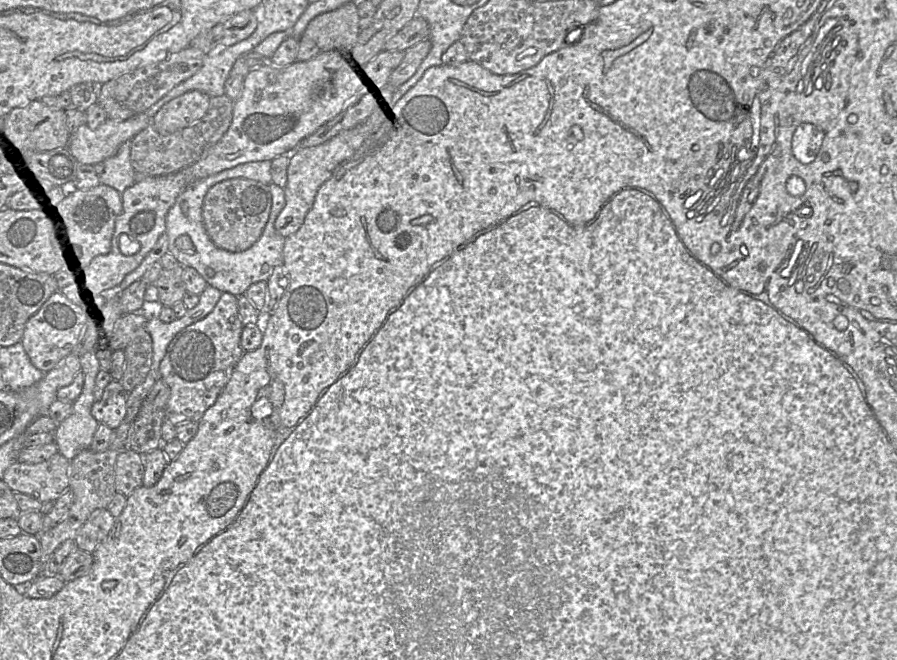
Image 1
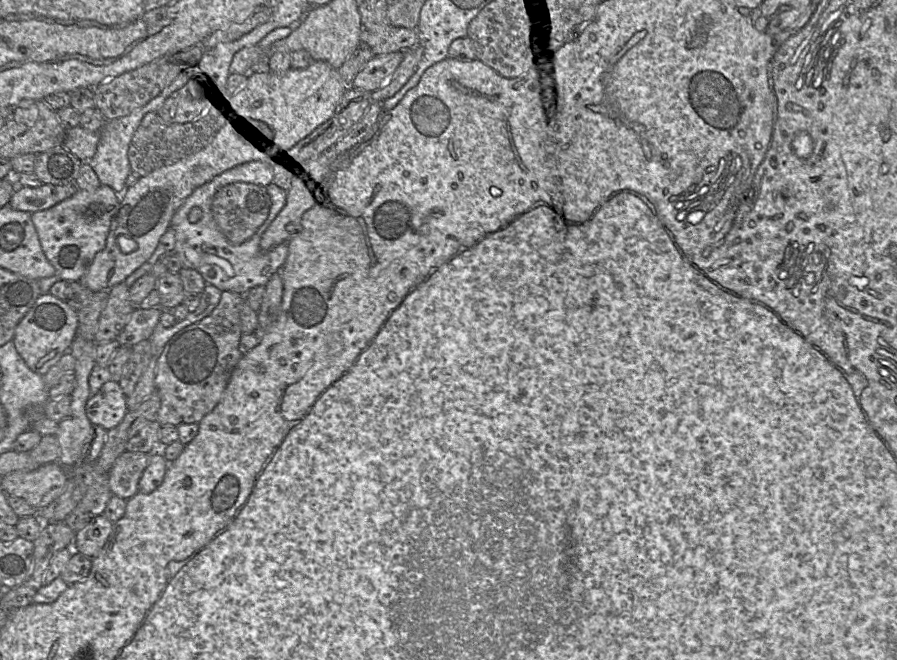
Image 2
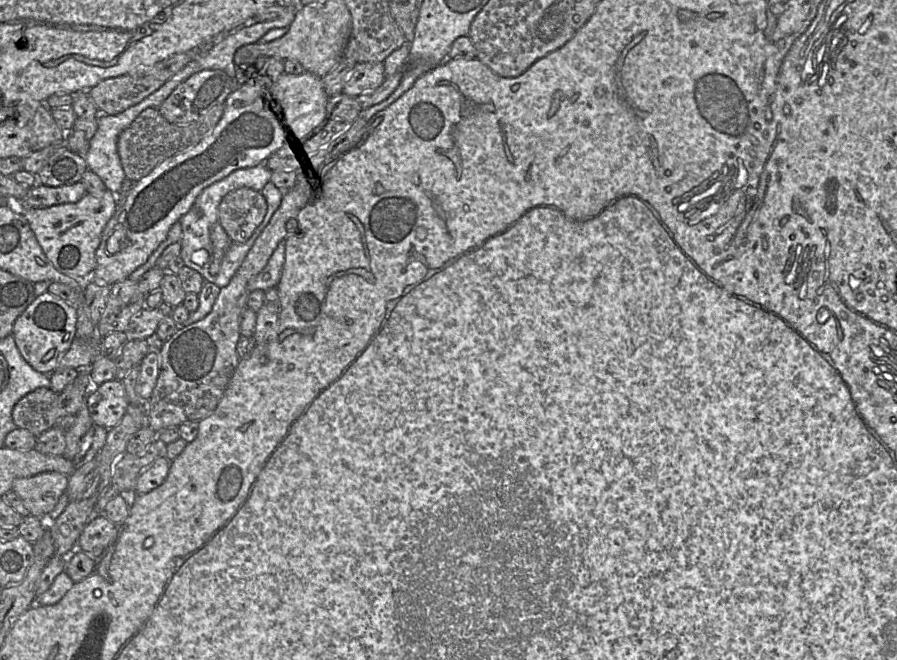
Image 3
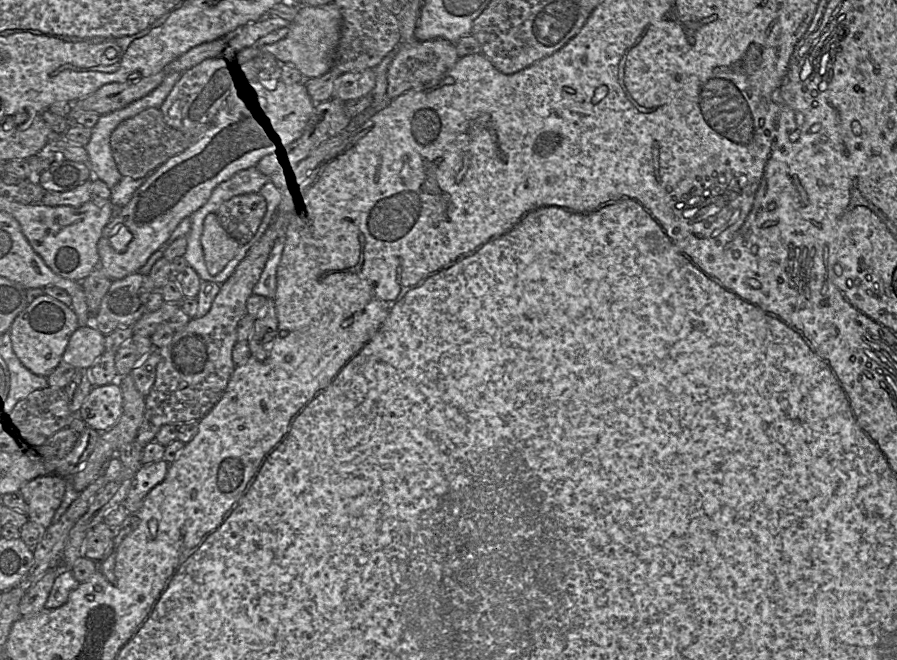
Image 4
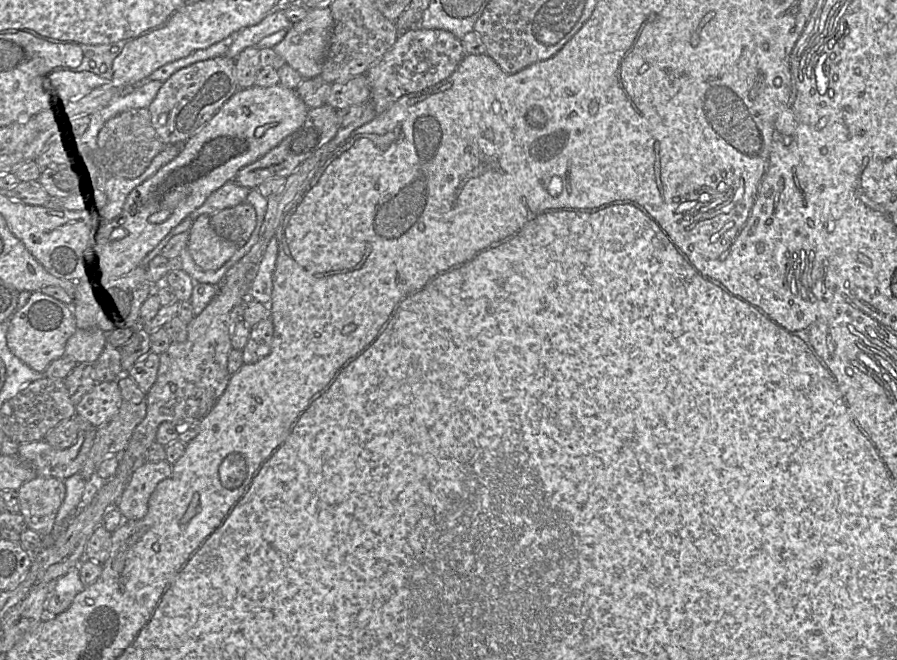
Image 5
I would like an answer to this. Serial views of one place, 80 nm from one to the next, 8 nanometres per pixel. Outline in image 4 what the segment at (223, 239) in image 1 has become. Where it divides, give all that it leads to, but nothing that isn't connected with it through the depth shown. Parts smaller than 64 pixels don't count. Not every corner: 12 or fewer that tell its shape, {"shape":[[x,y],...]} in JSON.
{"shape":[[259,193],[234,196],[215,212],[240,246],[265,213]]}

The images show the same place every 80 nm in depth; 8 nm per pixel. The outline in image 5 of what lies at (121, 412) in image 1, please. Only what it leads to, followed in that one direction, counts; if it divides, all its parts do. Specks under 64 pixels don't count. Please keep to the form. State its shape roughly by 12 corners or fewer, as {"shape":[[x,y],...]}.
{"shape":[[116,381],[97,382],[75,406],[95,428],[118,411]]}

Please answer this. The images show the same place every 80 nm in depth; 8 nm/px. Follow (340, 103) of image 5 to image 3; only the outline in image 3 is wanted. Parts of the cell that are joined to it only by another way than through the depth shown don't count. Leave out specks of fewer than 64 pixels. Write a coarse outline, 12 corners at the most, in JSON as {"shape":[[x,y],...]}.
{"shape":[[383,62],[356,63],[342,93],[357,97],[378,88]]}

